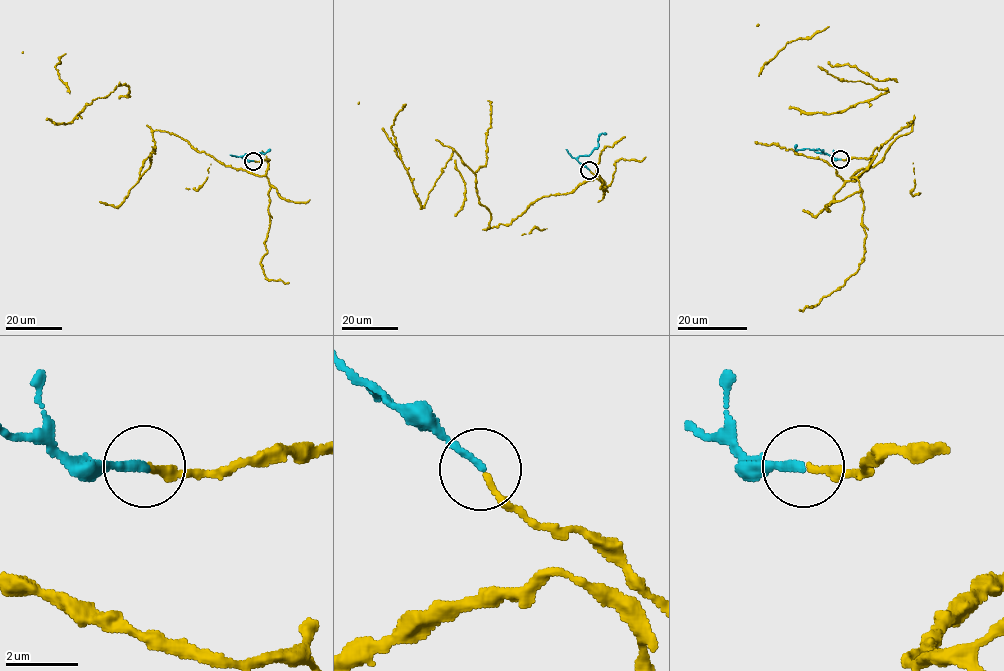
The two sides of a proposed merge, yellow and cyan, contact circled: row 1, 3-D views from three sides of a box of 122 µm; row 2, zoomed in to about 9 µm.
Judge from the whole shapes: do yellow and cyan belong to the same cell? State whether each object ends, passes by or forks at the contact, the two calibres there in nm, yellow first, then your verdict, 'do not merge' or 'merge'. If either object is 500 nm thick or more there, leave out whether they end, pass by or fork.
yellow ends | cyan ends | 190/200 nm | merge

